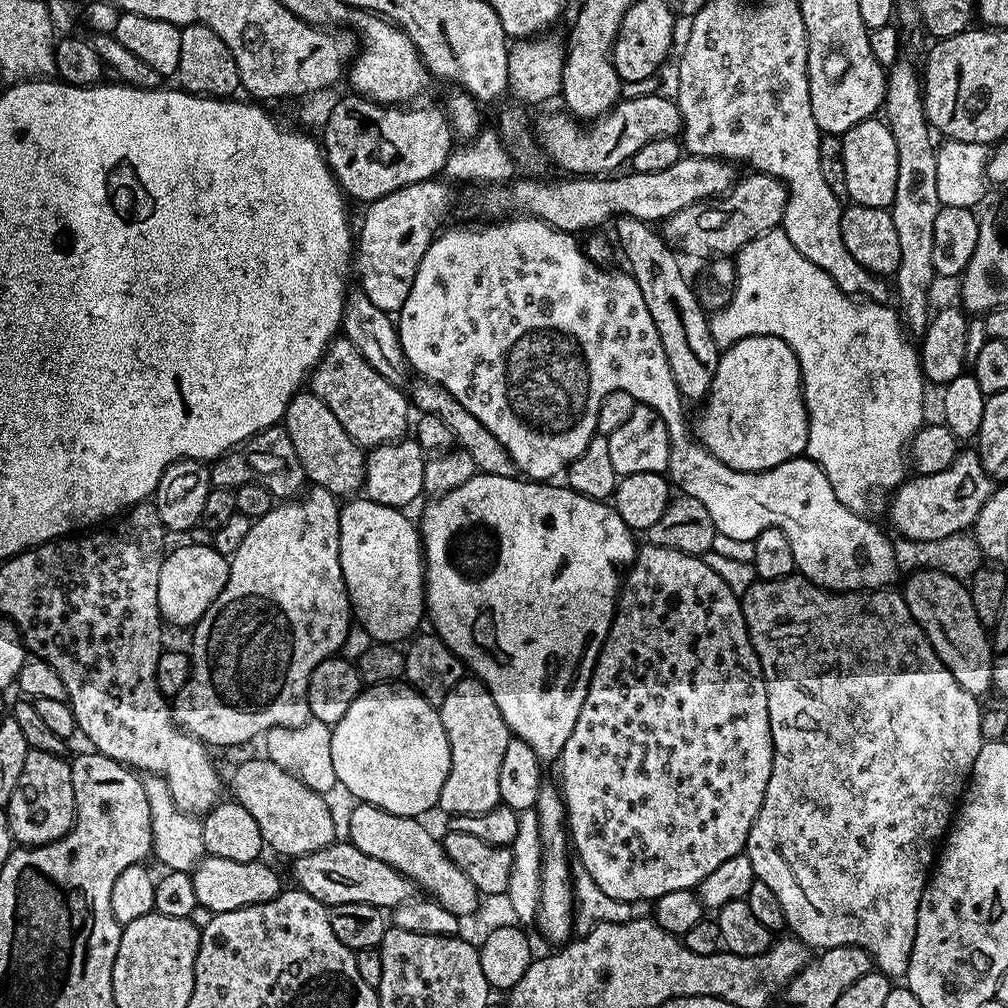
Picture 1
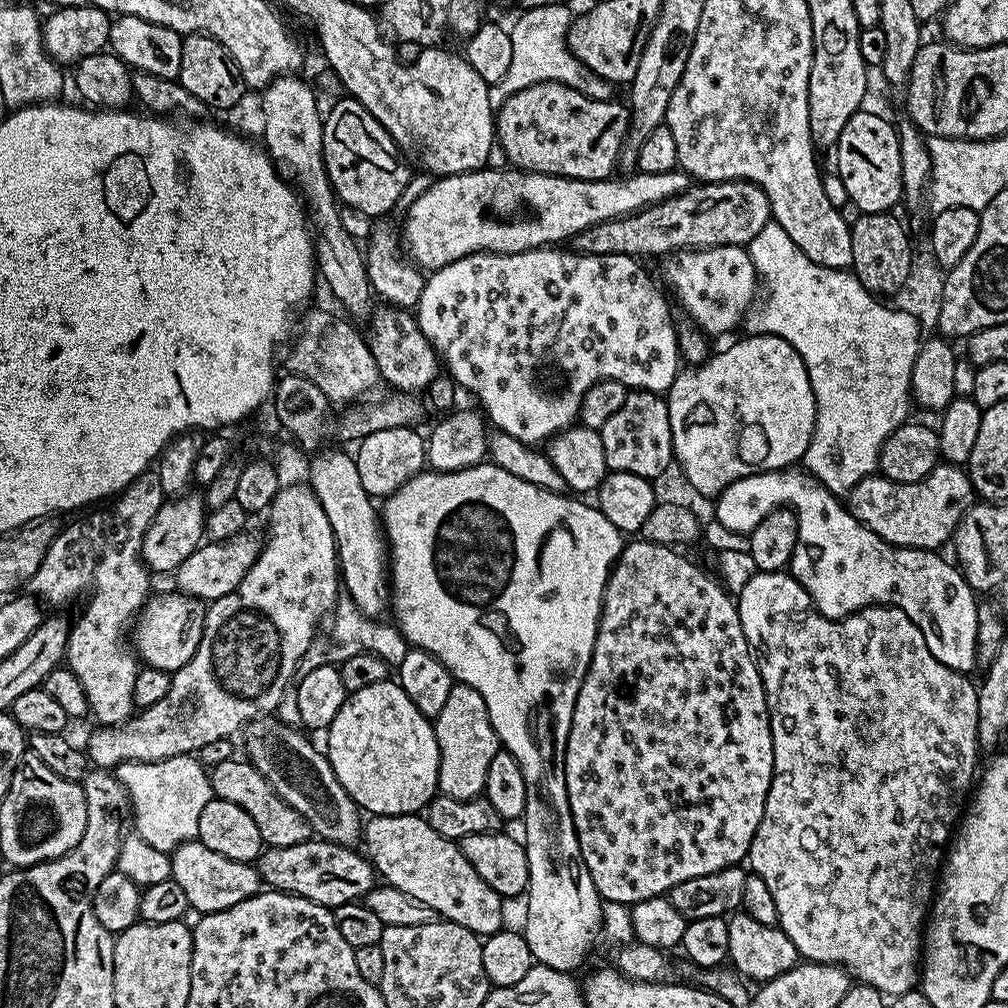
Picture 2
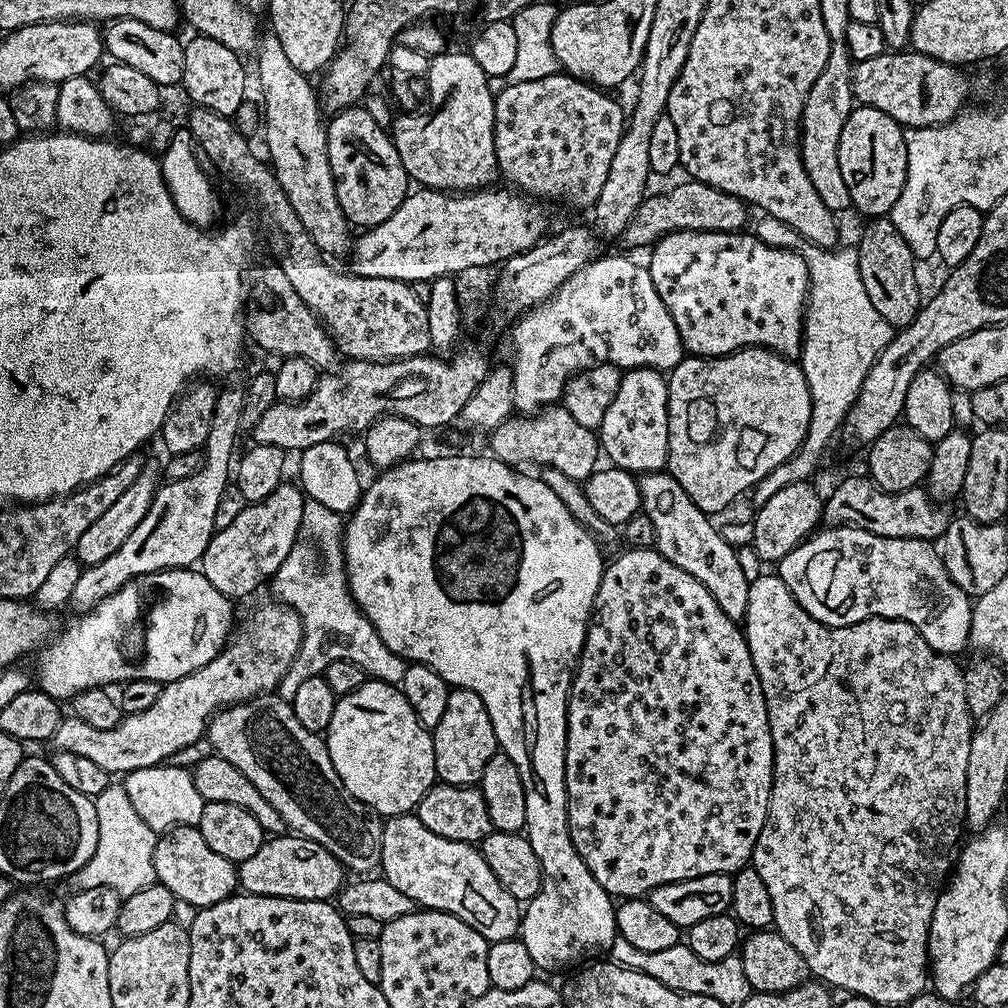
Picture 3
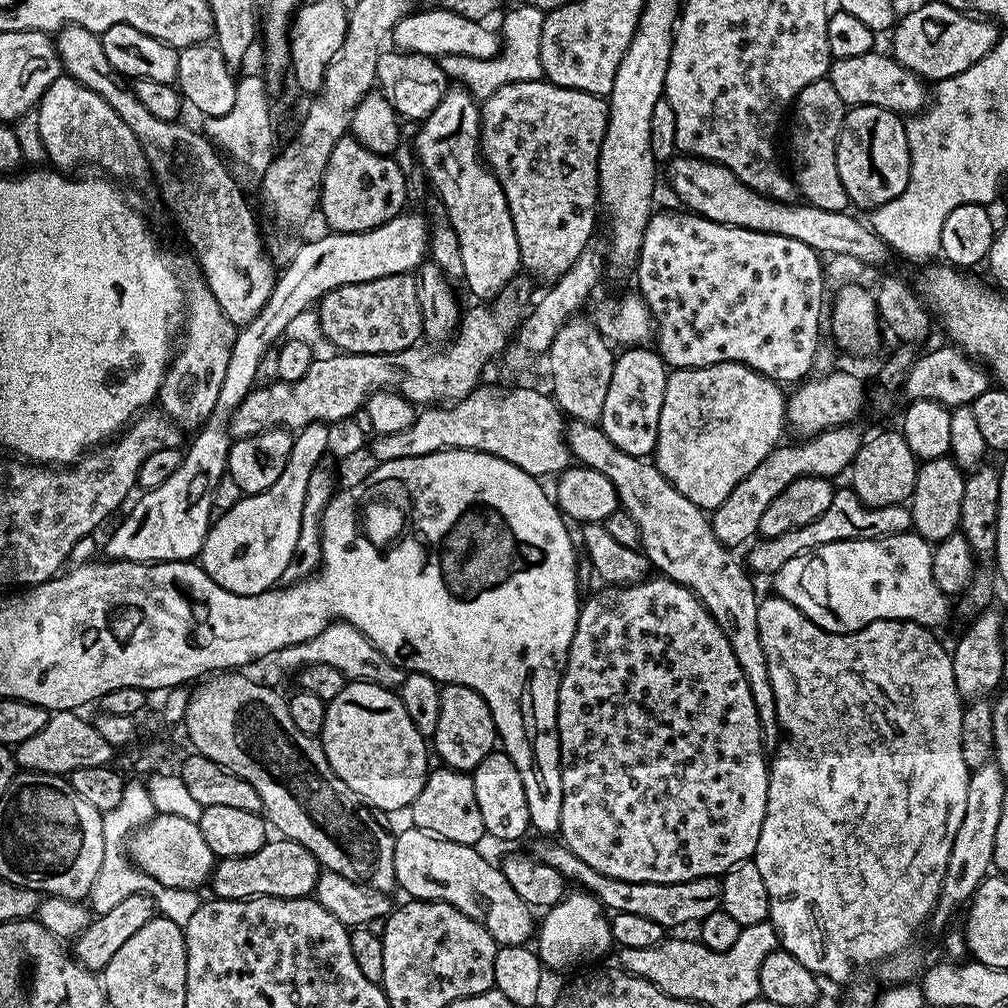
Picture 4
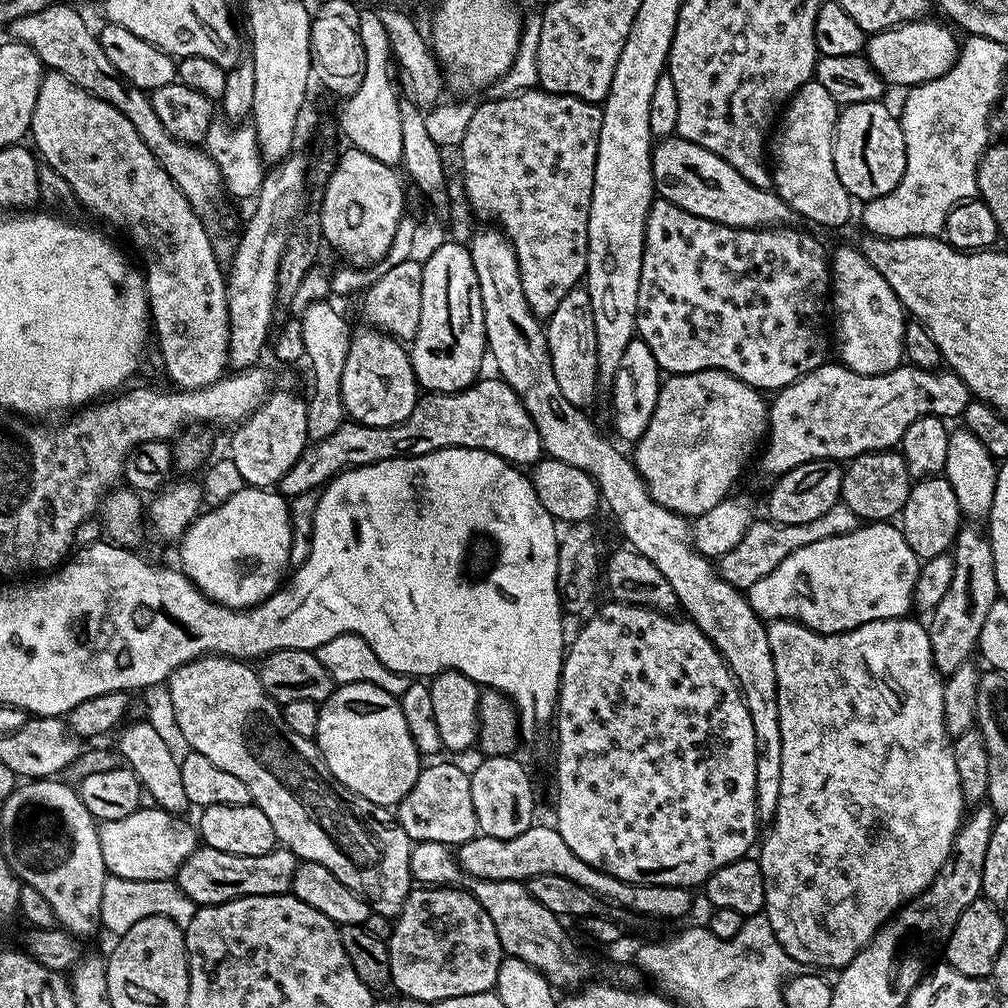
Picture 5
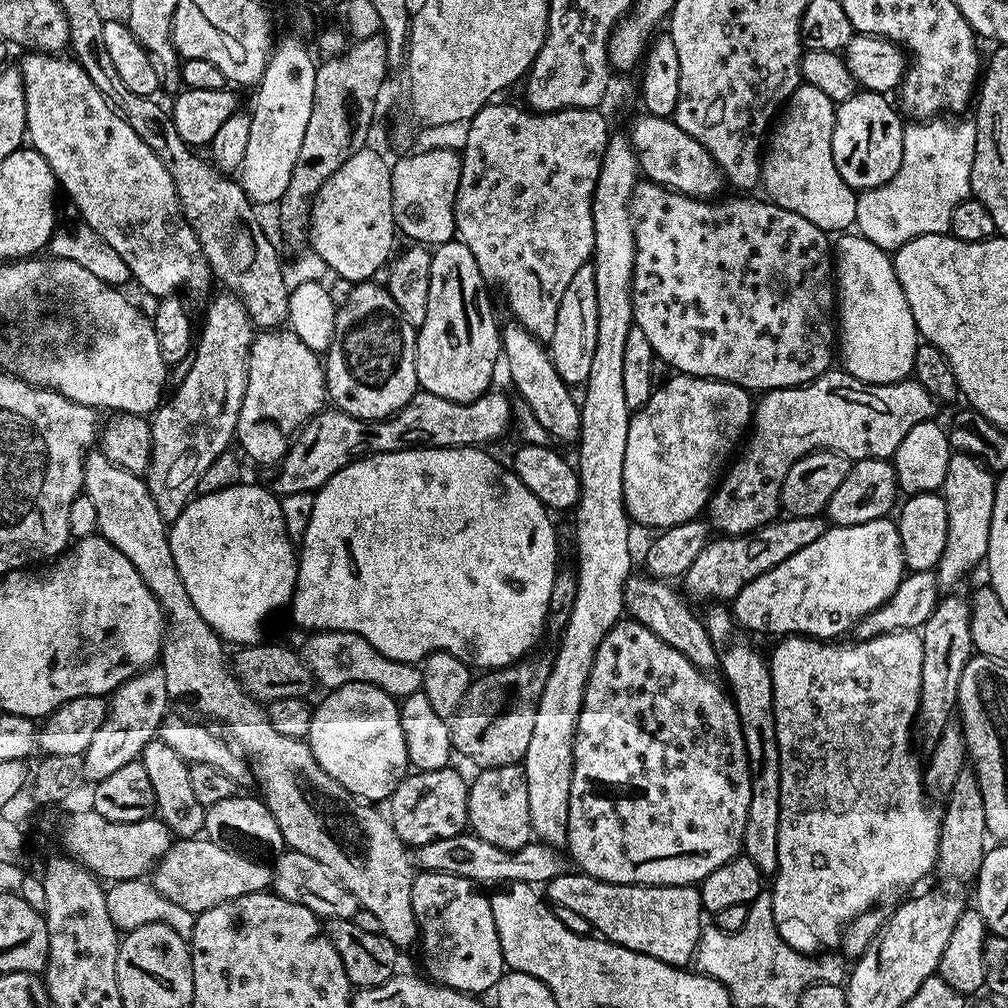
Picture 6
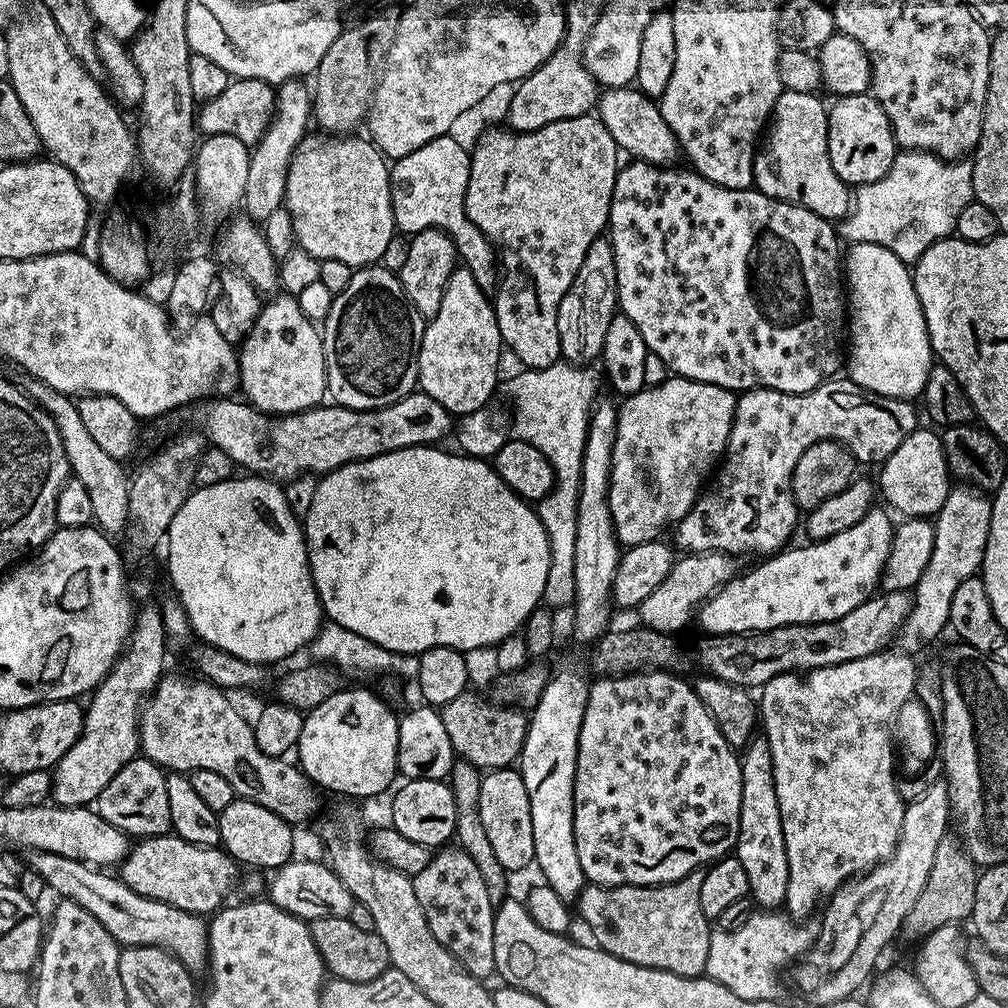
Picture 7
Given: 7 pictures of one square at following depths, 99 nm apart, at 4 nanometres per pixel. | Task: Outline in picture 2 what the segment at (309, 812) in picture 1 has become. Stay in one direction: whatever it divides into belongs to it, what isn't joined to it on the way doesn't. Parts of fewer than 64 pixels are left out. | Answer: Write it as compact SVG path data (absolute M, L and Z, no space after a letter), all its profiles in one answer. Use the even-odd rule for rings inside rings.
M247 759L220 760L210 768L212 794L217 800L234 802L234 806L242 806L254 823L258 826L258 834L262 834L265 845L269 848L282 846L298 846L298 842L306 842L313 835L312 827L262 778L262 774Z

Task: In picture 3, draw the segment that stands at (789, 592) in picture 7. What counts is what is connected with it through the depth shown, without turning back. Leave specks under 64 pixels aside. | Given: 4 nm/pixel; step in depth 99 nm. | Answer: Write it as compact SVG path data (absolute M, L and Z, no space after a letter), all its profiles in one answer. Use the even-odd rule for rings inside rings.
M824 526L813 532L808 539L803 540L799 548L795 548L793 552L786 554L786 558L780 560L778 568L781 573L787 574L789 577L800 576L803 572L808 575L808 596L801 595L799 597L800 605L803 606L815 620L822 622L826 626L841 628L842 626L850 626L851 624L862 622L863 620L869 620L875 616L881 616L887 620L905 620L907 624L914 626L918 630L918 634L922 634L922 638L926 638L926 642L930 642L930 646L936 652L957 654L956 652L965 651L965 649L968 648L973 601L956 585L954 578L950 578L950 574L944 565L944 557L938 551L935 543L926 540L915 540L914 538L882 538L878 534L870 534L866 530L858 530L857 528Z

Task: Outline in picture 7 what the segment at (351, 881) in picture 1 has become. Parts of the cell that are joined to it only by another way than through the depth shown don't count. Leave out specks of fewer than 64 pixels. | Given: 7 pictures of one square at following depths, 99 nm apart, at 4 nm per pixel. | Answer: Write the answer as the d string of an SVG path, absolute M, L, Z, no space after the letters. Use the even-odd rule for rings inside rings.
M175 834L149 836L135 843L119 865L118 875L130 890L151 900L197 914L212 914L229 899L232 887L237 887L238 865L223 847L194 846Z

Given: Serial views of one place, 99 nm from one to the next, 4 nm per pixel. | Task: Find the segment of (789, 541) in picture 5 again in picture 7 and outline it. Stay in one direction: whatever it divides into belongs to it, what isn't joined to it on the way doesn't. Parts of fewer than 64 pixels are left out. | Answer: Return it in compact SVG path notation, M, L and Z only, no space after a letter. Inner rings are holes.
M701 552L699 554L684 554L673 563L670 574L666 578L662 578L662 583L658 585L658 590L654 590L654 594L650 594L650 598L646 598L640 603L638 615L640 615L639 623L645 628L653 628L656 632L665 634L679 633L679 628L684 628L688 623L693 623L694 617L697 615L698 609L705 600L708 600L721 588L724 584L729 584L737 575L738 569L731 555L722 552Z

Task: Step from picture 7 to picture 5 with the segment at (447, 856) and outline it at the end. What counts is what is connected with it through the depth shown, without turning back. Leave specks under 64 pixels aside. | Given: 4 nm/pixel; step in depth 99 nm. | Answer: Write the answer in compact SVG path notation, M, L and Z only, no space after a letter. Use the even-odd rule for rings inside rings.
M416 886L409 892L399 916L395 917L390 938L386 941L389 952L390 984L391 987L394 986L400 991L397 993L401 997L409 1000L421 1000L422 1002L438 1002L446 998L462 998L470 994L491 992L495 989L500 962L505 957L504 948L500 944L498 930L494 930L494 922L490 918L490 914L486 910L482 910L482 902L478 902L478 898L474 898L471 891L464 889L463 892L462 889L463 887L460 886Z

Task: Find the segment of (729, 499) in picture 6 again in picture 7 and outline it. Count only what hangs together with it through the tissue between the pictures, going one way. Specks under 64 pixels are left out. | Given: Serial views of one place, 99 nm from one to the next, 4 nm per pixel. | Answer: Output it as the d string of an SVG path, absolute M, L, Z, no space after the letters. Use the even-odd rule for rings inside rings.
M847 378L825 380L809 392L750 388L739 393L722 463L715 469L714 479L701 491L696 505L688 511L686 518L682 518L679 524L675 525L675 547L684 554L779 553L789 543L787 540L791 538L792 531L798 528L798 509L792 497L792 475L794 466L798 466L798 458L802 458L802 454L806 454L806 450L810 450L814 442L837 440L852 451L857 461L869 460L873 466L879 466L886 458L890 458L890 454L894 454L894 450L898 450L898 446L902 446L905 438L918 427L915 407L917 408L917 405L911 400L895 400L889 396L865 392L853 380Z

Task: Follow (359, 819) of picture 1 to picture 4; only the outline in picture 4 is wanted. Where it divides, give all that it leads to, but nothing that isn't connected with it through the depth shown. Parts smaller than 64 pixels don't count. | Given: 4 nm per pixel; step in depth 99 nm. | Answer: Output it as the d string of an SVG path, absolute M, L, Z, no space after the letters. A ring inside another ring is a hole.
M408 826L405 832L397 831L395 837L394 874L399 891L409 892L407 895L413 900L442 900L462 910L462 914L484 927L497 945L527 945L533 939L534 910L518 898L514 886L506 882L503 871L476 852L480 850L470 844L441 840L415 826Z

